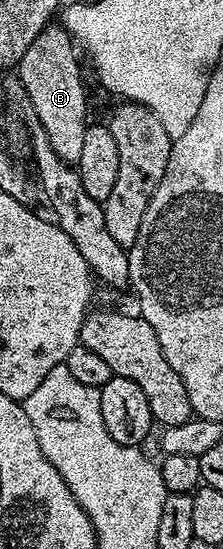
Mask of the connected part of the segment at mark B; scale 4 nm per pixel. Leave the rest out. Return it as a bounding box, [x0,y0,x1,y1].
[19,25,87,164]

